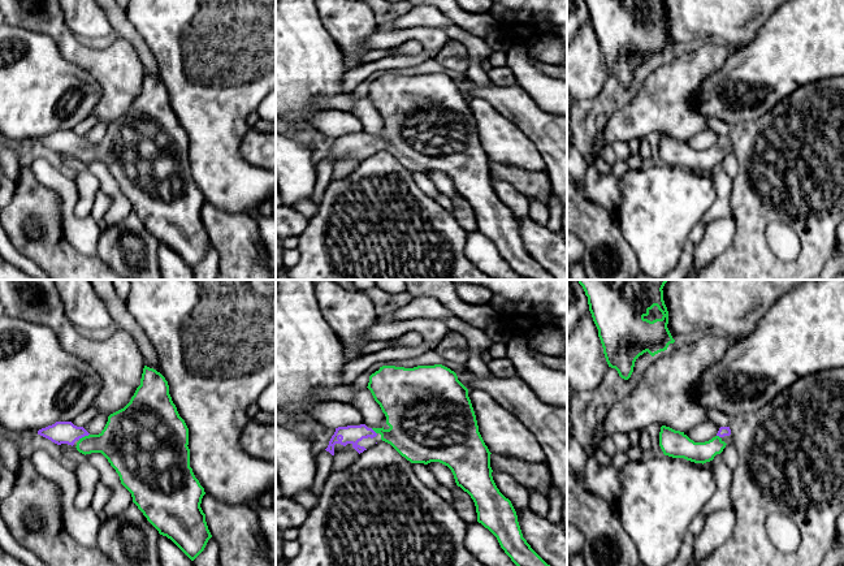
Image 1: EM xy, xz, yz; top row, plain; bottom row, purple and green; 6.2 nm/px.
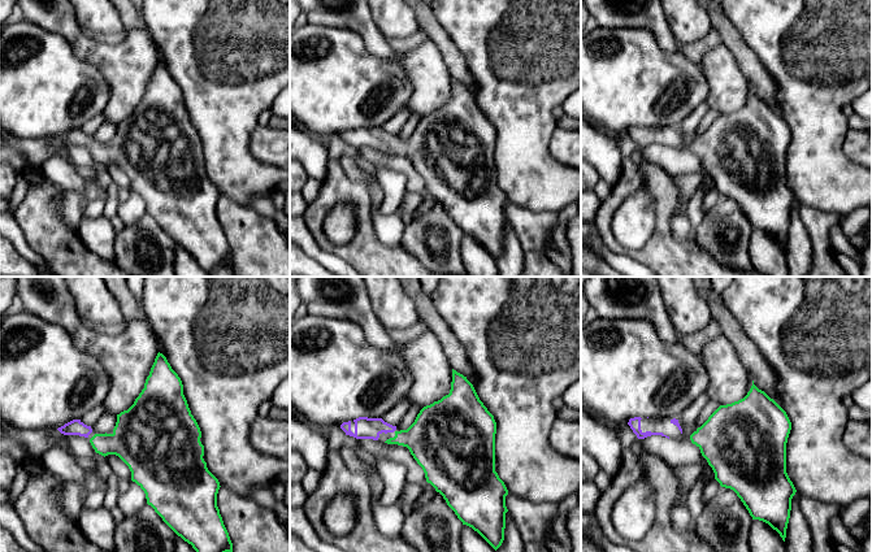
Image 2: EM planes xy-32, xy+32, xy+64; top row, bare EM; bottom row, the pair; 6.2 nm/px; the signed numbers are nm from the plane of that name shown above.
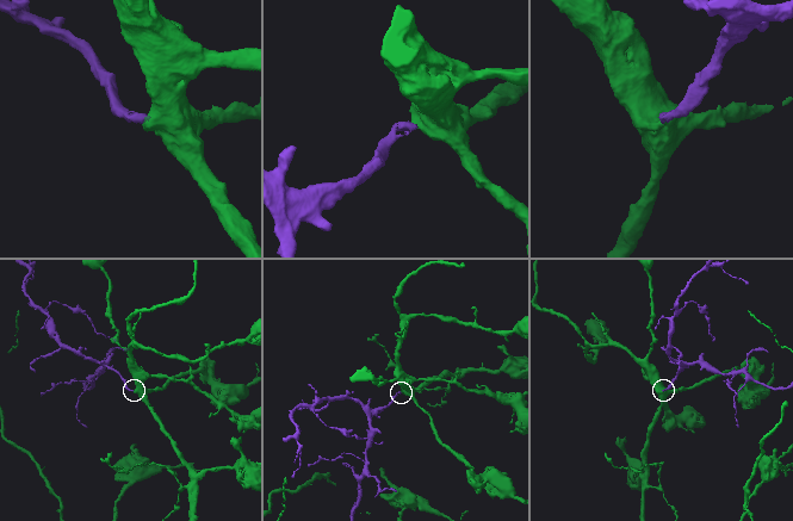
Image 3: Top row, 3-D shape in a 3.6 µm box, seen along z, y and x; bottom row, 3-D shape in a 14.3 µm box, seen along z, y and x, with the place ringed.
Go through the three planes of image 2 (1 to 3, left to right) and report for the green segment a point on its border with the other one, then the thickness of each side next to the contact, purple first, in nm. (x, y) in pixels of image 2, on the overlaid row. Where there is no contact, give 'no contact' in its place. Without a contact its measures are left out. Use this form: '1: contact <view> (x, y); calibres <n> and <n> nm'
1: no contact
2: no contact
3: no contact

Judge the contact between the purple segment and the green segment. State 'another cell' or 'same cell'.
same cell

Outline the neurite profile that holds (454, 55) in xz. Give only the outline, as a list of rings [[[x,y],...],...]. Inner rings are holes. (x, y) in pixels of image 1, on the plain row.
[[[450,39],[437,53],[436,59],[451,70],[466,72],[469,66],[468,52],[464,44]]]

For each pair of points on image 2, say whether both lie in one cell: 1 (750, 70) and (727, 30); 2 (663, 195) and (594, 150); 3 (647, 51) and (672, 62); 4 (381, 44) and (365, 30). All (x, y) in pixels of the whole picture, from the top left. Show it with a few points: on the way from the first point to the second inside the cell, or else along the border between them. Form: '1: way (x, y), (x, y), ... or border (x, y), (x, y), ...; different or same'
1: way (747, 60), (734, 40); same
2: border (623, 159), (619, 179), (612, 186); different
3: way (654, 57), (659, 62), (666, 62); same
4: way (377, 42), (369, 34); same

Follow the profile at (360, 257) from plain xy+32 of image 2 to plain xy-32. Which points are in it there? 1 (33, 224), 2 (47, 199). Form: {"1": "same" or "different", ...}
{"1": "same", "2": "same"}

